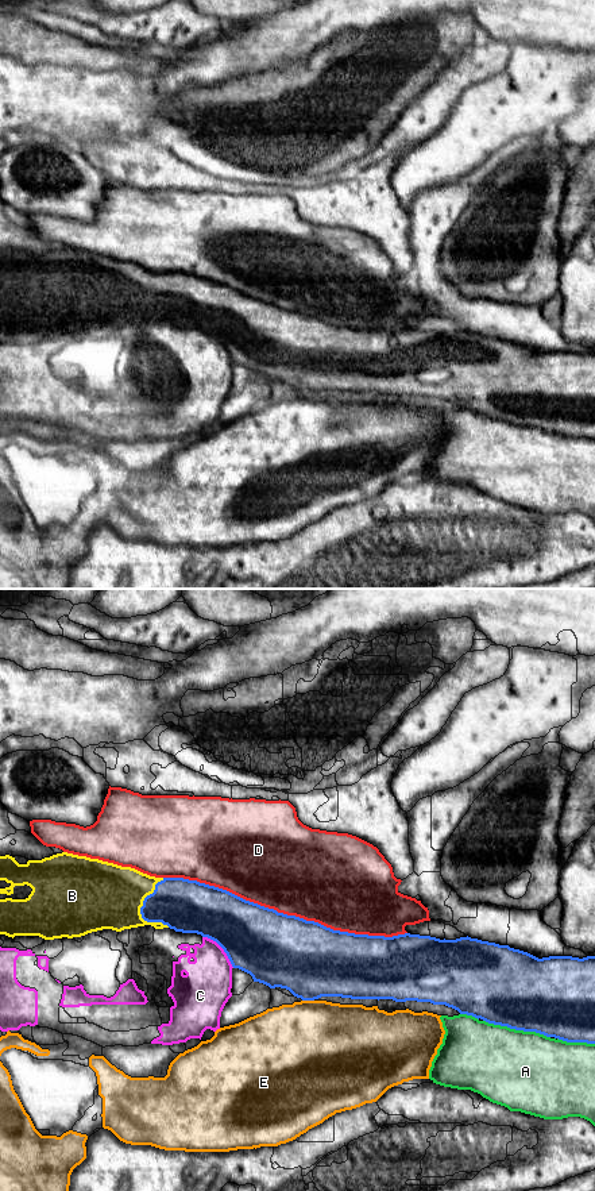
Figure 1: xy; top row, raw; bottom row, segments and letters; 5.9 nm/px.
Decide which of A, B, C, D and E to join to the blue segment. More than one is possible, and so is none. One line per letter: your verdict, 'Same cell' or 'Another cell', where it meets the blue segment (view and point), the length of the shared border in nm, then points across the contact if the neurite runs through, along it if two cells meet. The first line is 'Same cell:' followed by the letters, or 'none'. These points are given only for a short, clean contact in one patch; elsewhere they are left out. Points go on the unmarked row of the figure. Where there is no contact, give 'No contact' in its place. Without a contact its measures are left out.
Same cell: B
A: Another cell. Touches blue at xy (517, 424). Shared border 420 nm
B: Same cell. Touches blue at xy (140, 305). Shared border 300 nm
C: Another cell. Touches blue at xy (221, 342). Shared border 260 nm
D: Another cell. Touches blue at xy (285, 309). Shared border 1500 nm
E: Another cell. Touches blue at xy (308, 394). Shared border 70 nm

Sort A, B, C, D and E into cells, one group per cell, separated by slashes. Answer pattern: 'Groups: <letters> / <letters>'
Groups: A / B / C / D / E

